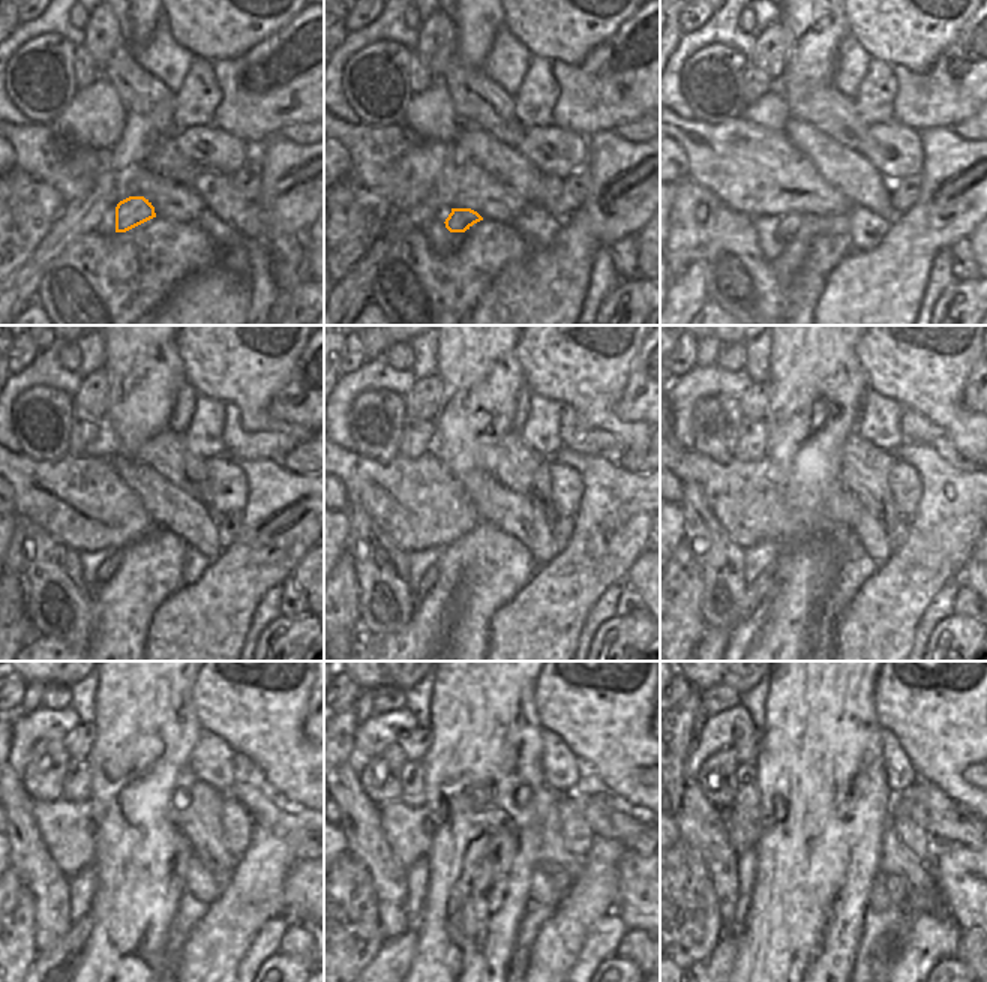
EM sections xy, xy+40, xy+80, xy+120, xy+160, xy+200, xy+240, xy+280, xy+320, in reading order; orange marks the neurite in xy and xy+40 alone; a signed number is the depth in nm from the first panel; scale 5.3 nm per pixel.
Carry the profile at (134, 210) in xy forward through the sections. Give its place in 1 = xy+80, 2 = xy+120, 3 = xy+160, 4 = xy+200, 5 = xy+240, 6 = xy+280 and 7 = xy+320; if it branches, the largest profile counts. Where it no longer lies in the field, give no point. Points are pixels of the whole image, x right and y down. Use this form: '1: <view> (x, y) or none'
1: xy+80 (789, 224)
2: xy+120 (113, 562)
3: xy+160 (429, 579)
4: xy+200 (762, 585)
5: xy+240 (57, 966)
6: xy+280 (390, 964)
7: xy+320 (720, 963)

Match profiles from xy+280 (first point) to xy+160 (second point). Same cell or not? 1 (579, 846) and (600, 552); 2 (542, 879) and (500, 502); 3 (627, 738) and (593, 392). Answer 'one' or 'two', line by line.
1: two
2: one
3: one

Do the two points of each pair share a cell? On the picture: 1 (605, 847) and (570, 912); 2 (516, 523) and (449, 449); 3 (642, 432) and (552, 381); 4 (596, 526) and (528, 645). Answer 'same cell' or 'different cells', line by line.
1: same cell
2: different cells
3: same cell
4: same cell

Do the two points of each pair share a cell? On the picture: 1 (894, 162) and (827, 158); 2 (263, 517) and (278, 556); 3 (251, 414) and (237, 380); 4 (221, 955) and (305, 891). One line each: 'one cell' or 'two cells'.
1: two cells
2: one cell
3: one cell
4: two cells

